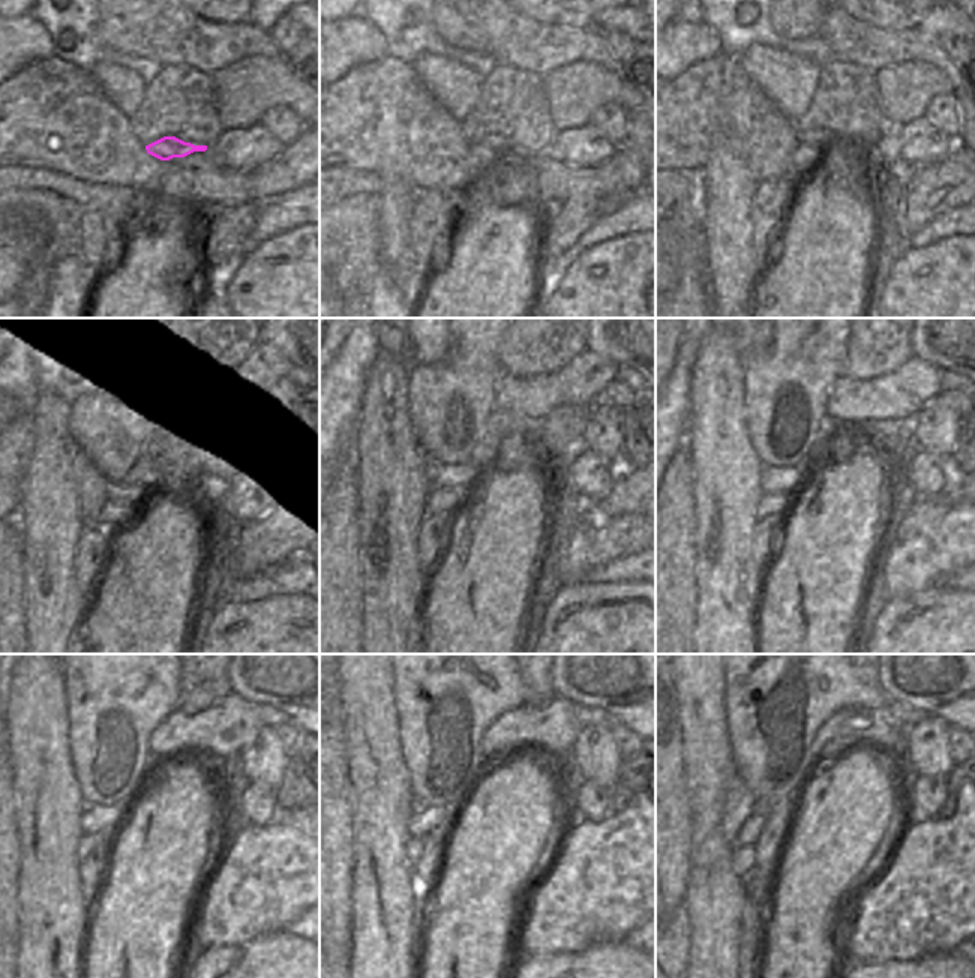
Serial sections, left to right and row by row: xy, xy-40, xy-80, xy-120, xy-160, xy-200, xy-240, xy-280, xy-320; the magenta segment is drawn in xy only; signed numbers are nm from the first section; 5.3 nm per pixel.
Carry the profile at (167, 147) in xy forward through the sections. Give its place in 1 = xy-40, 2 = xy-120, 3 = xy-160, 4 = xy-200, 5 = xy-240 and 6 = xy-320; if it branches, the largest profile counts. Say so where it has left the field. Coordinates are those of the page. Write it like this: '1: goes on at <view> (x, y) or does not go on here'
1: goes on at xy-40 (501, 147)
2: goes on at xy-120 (150, 473)
3: goes on at xy-160 (461, 474)
4: goes on at xy-200 (774, 479)
5: goes on at xy-240 (96, 818)
6: goes on at xy-320 (750, 830)

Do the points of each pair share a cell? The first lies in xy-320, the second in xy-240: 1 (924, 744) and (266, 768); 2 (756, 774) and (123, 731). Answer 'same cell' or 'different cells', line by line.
1: same cell
2: same cell

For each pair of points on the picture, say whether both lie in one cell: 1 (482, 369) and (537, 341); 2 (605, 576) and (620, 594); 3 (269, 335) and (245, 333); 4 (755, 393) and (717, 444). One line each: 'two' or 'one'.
1: two
2: two
3: two
4: two

